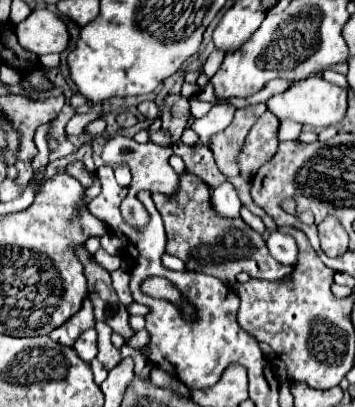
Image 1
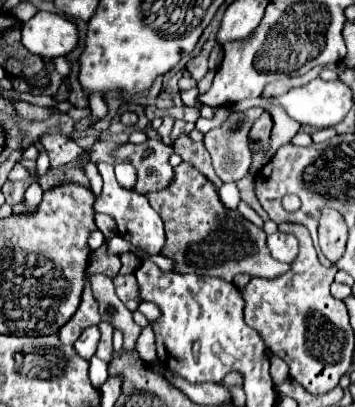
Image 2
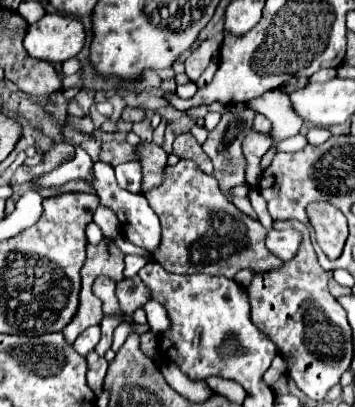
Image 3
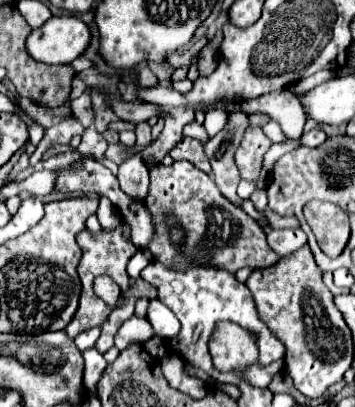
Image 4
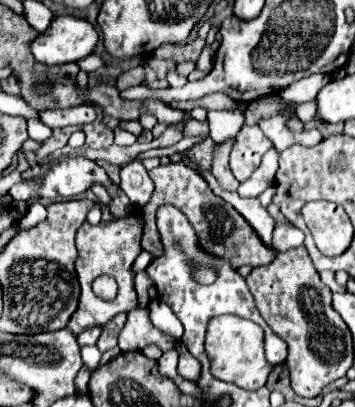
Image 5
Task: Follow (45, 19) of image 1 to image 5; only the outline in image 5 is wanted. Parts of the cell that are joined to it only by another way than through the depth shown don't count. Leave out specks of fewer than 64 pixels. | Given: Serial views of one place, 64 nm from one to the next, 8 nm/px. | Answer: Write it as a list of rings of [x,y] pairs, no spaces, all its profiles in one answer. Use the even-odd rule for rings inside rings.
[[[58,16],[32,40],[32,54],[48,66],[78,62],[94,50],[96,42],[98,34],[90,22],[74,16]]]

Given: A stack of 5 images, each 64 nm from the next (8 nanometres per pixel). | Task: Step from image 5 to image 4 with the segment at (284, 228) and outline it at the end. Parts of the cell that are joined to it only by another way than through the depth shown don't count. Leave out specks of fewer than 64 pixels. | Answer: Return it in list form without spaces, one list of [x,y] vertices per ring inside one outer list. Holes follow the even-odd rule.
[[[302,228],[296,230],[268,230],[268,246],[278,256],[290,256],[300,246],[306,244],[306,234]]]

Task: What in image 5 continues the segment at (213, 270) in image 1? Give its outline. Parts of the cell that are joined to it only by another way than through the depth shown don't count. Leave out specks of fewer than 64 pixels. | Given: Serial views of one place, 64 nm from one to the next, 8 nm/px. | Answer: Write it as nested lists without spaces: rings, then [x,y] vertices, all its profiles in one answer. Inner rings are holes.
[[[176,162],[176,164],[158,166],[158,168],[150,170],[150,178],[156,188],[154,188],[150,202],[142,208],[144,222],[146,222],[144,236],[142,236],[142,248],[148,250],[152,256],[158,258],[164,254],[164,246],[162,246],[160,234],[156,230],[156,210],[164,204],[172,204],[180,212],[186,212],[188,222],[192,224],[192,228],[198,234],[200,248],[216,258],[226,260],[232,268],[240,268],[244,264],[256,268],[256,266],[268,266],[270,262],[274,262],[276,252],[260,240],[260,236],[254,232],[254,228],[230,204],[226,204],[220,196],[216,196],[208,188],[208,182],[200,176],[200,172],[186,166],[184,162]],[[238,242],[240,242],[240,246],[238,246]]]

